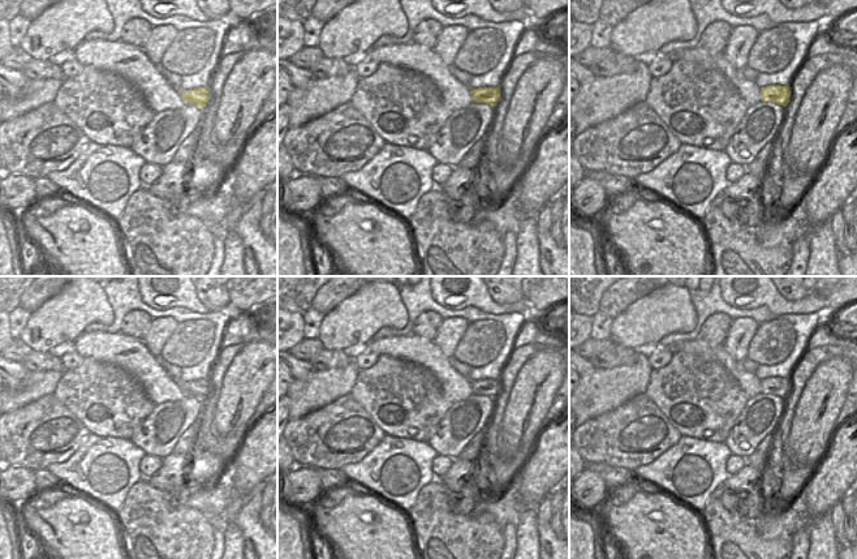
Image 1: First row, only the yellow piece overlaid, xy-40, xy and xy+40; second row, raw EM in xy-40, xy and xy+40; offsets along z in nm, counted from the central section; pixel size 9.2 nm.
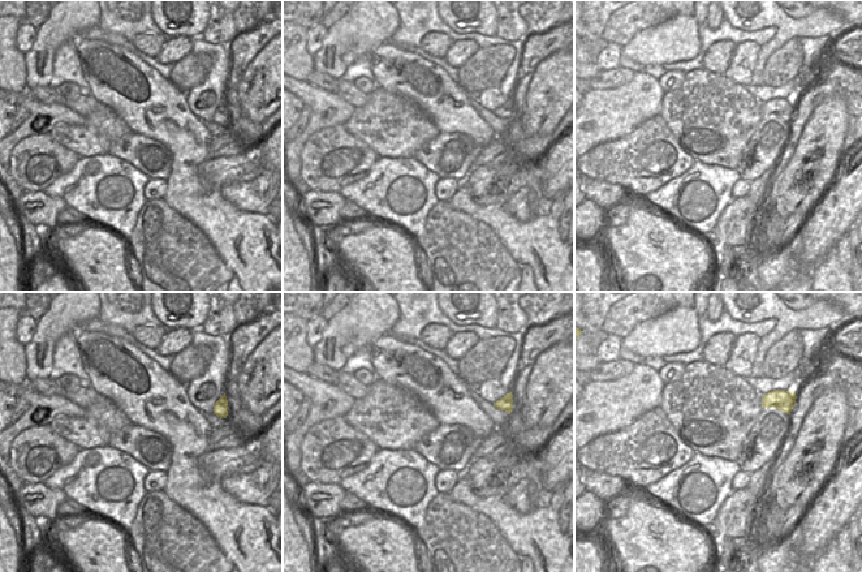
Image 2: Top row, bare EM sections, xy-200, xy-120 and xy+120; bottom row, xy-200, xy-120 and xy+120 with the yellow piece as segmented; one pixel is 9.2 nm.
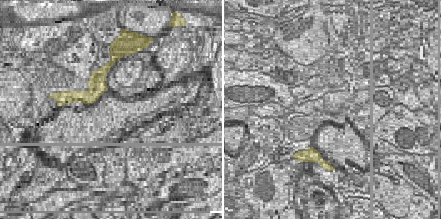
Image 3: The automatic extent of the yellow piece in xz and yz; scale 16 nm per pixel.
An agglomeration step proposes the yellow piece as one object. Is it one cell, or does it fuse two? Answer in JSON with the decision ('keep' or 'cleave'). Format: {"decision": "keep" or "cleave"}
{"decision": "cleave"}

